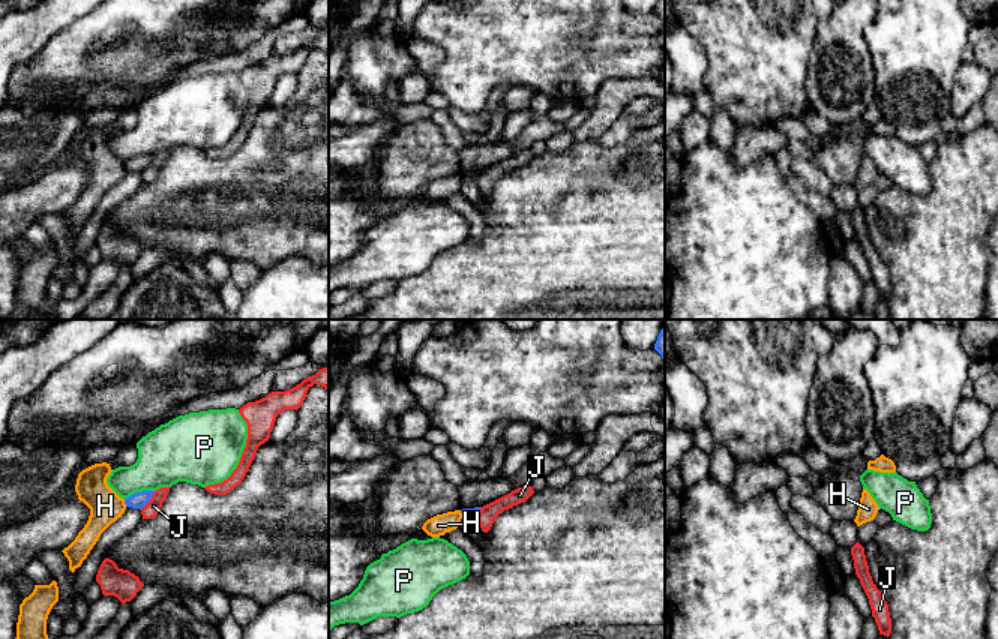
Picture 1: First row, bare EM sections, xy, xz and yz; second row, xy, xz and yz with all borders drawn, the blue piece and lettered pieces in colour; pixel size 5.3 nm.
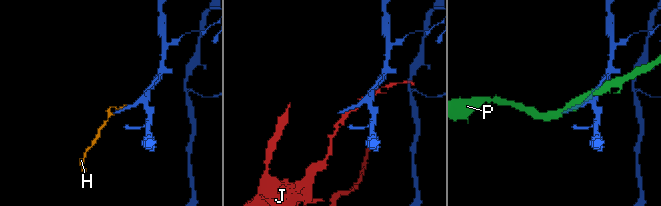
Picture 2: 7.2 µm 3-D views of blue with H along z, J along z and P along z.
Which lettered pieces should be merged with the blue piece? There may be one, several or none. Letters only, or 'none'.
none

